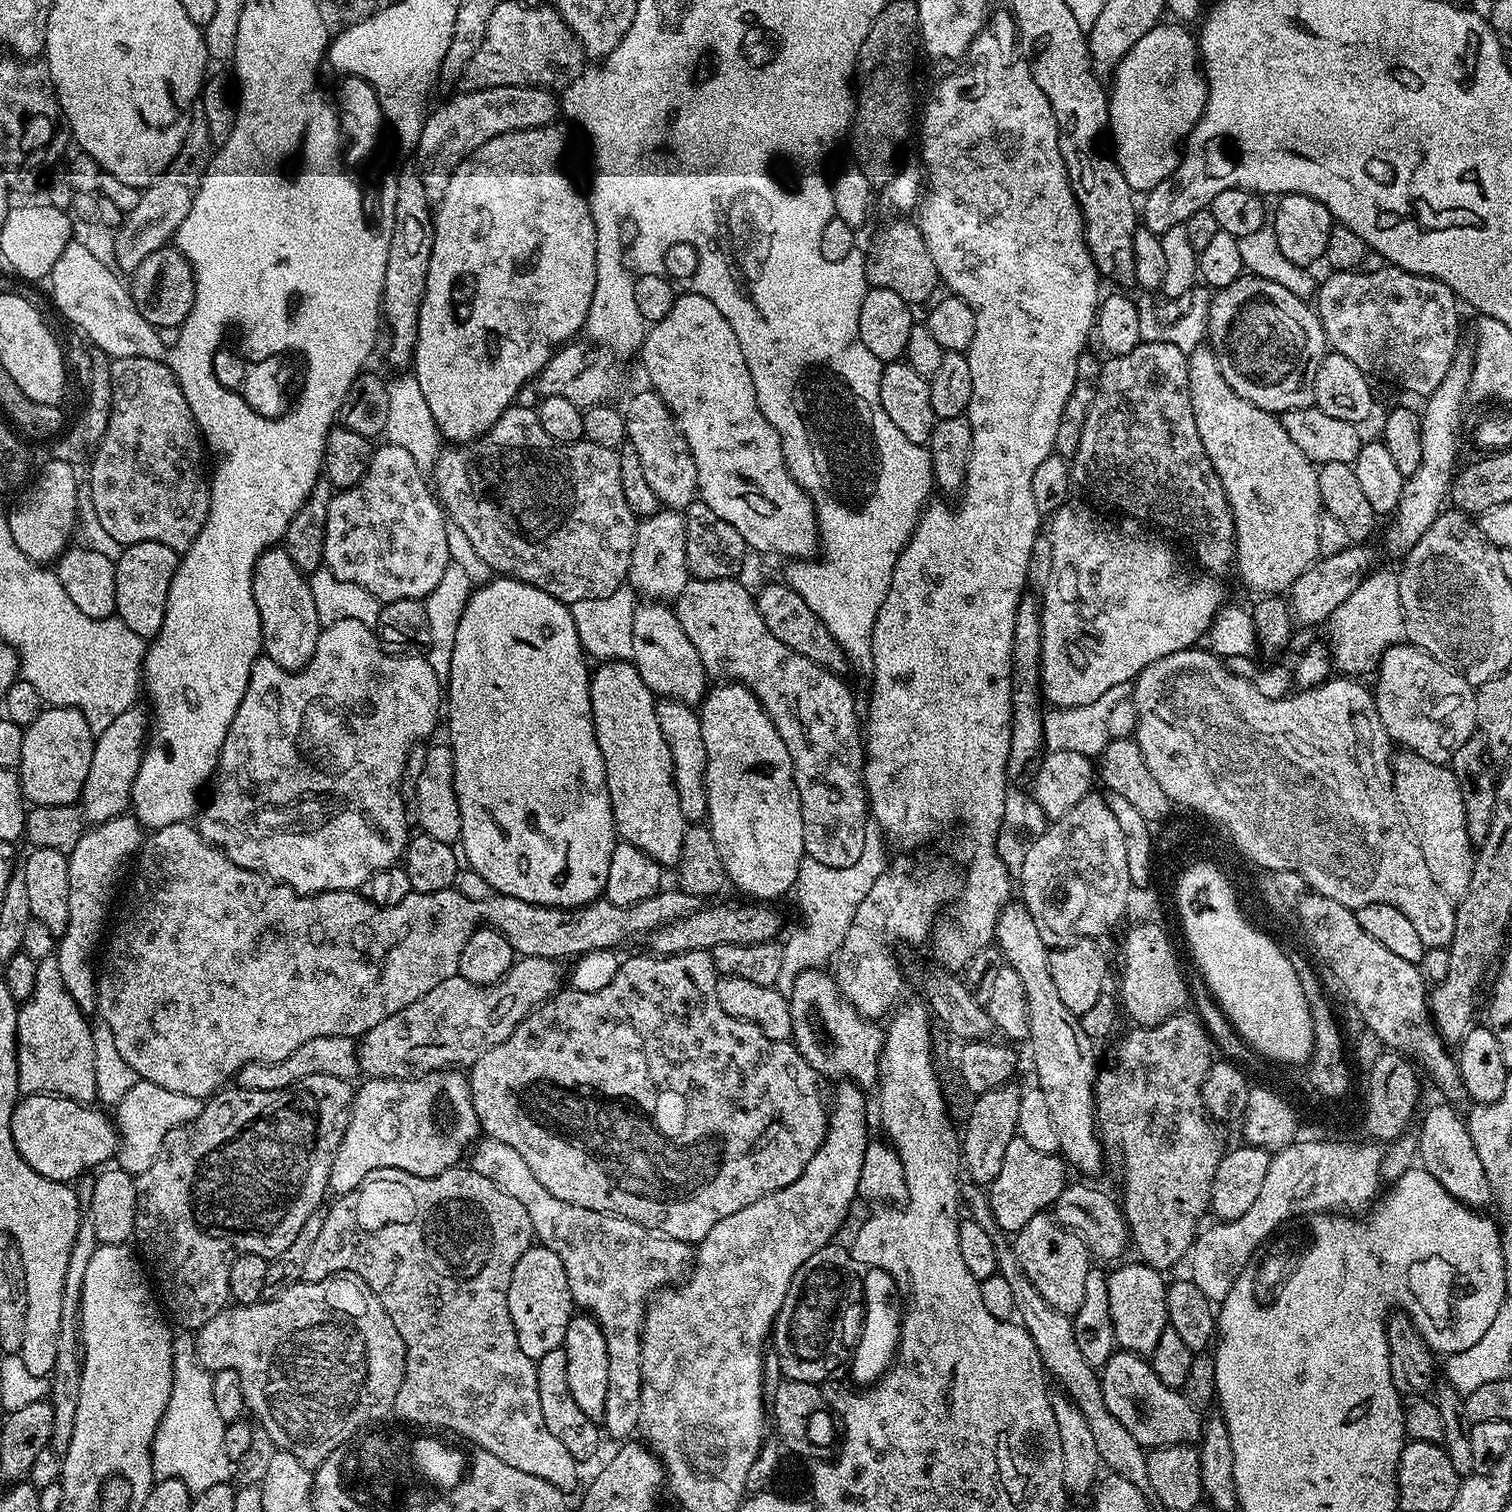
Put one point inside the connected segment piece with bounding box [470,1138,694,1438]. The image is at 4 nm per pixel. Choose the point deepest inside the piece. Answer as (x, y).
(614, 1266)

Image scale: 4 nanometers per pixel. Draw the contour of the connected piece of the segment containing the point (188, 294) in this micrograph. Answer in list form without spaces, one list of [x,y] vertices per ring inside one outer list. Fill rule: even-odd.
[[[165,246],[154,250],[154,254],[146,254],[136,268],[131,269],[130,291],[134,306],[146,321],[156,329],[174,326],[179,328],[194,306],[194,274],[190,262],[175,246]]]

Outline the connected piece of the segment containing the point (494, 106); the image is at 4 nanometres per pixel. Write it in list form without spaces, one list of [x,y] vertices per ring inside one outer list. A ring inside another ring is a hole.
[[[498,86],[497,88],[480,88],[477,92],[461,91],[460,96],[445,102],[441,108],[427,113],[424,129],[420,135],[418,156],[424,159],[422,175],[429,197],[443,196],[448,177],[453,168],[465,156],[474,154],[478,146],[514,130],[540,128],[551,124],[558,116],[558,100],[549,89],[523,88],[522,86]]]

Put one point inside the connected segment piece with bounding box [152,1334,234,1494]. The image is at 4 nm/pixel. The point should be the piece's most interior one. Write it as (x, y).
(198, 1459)

